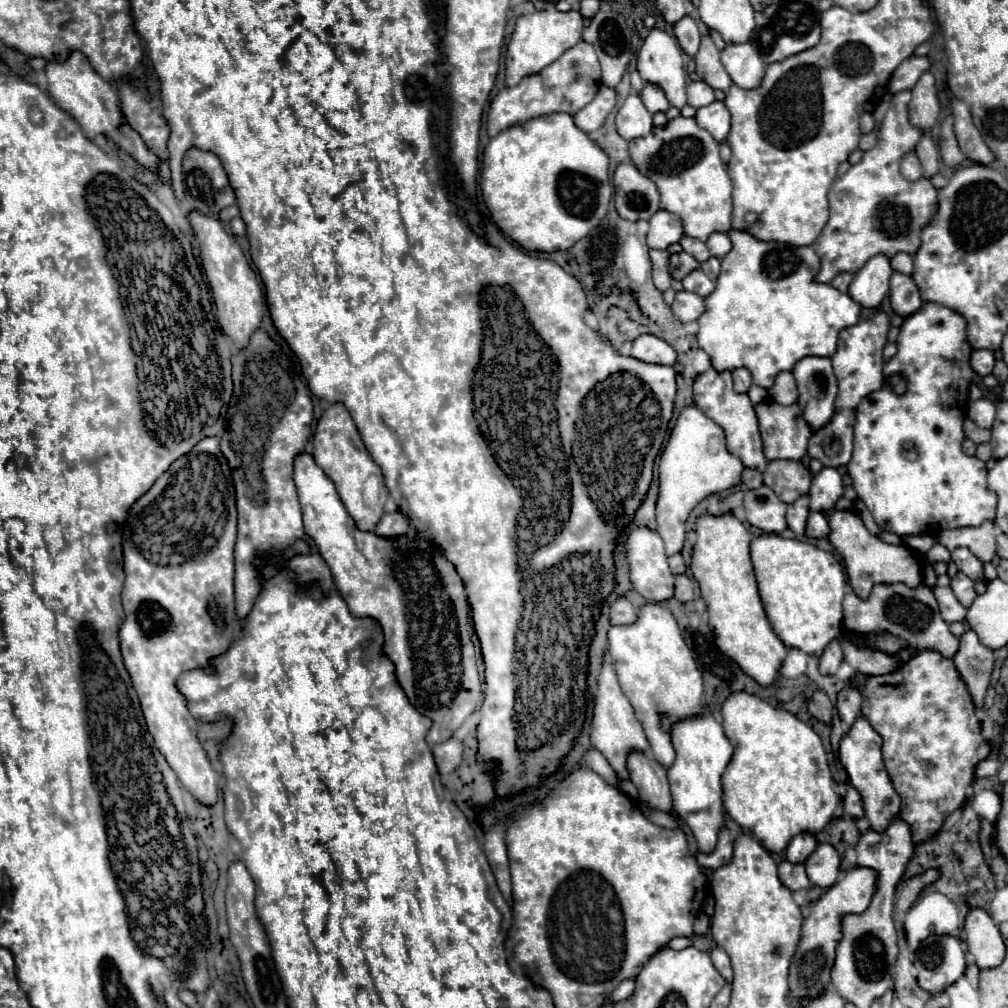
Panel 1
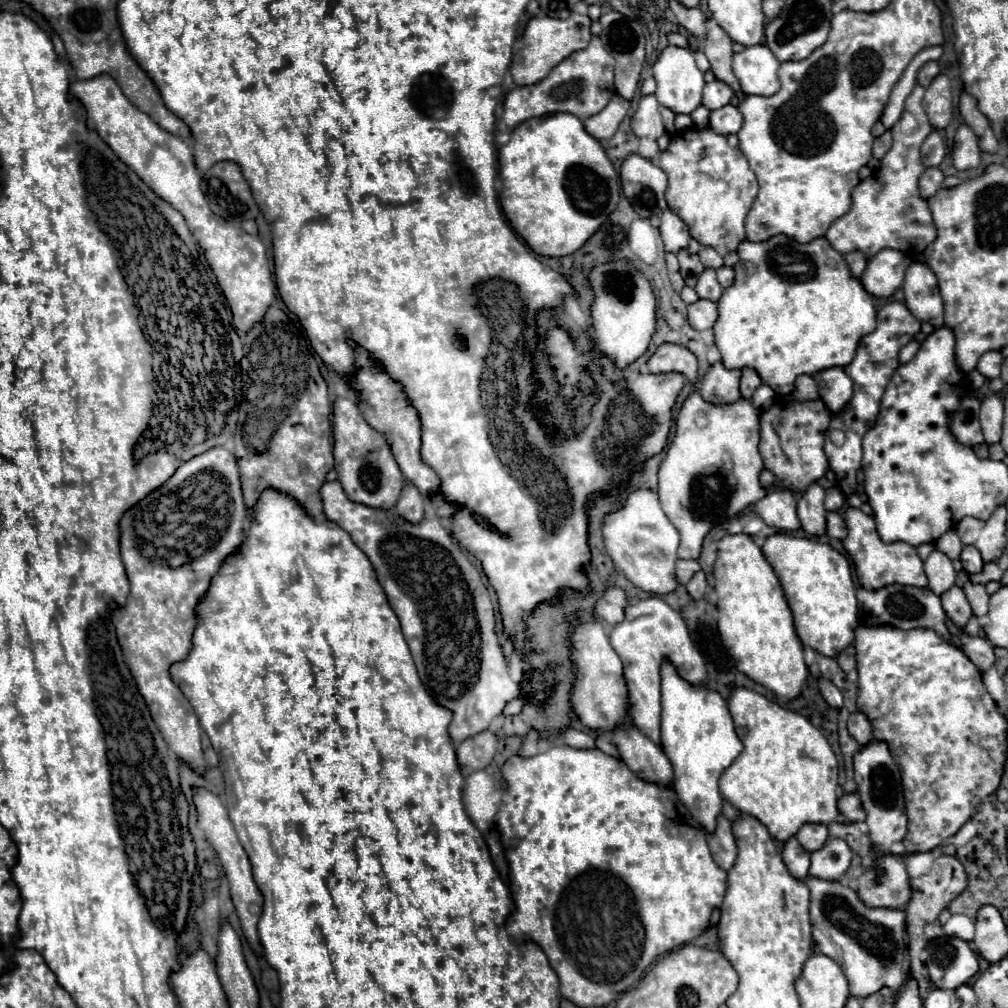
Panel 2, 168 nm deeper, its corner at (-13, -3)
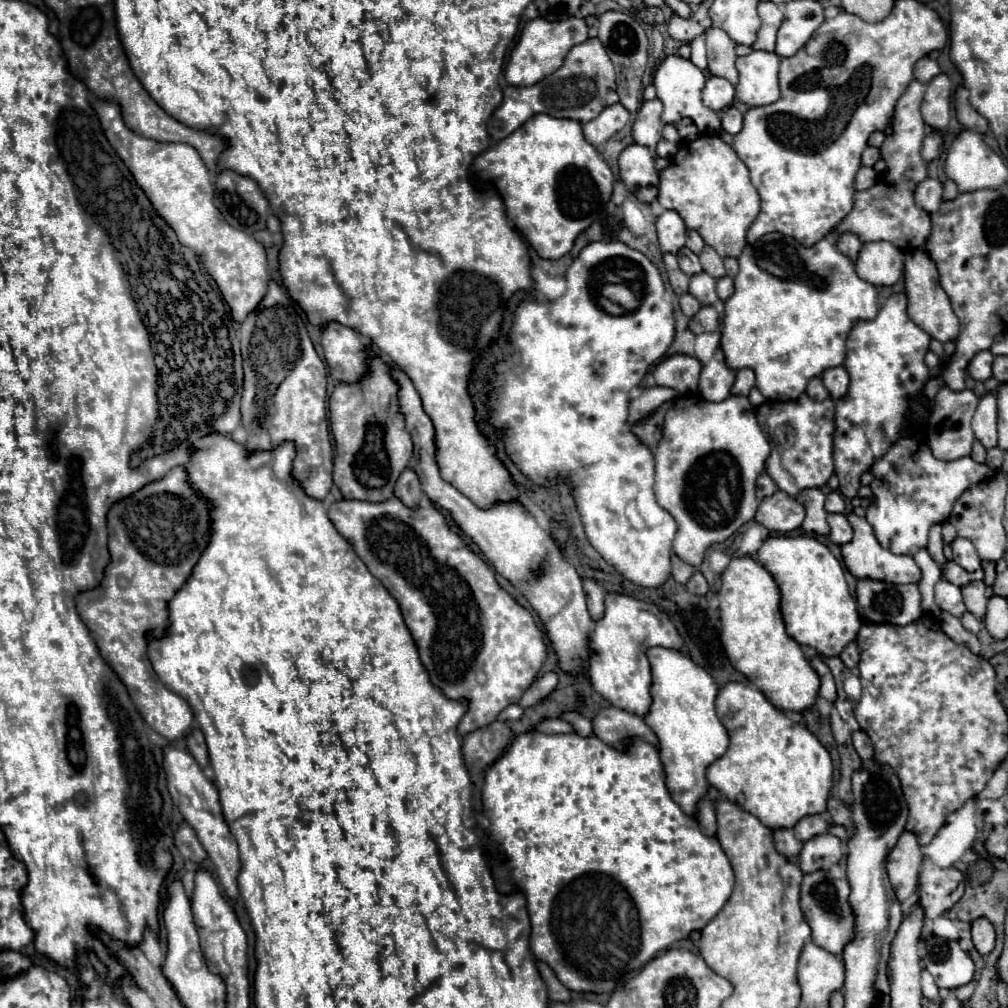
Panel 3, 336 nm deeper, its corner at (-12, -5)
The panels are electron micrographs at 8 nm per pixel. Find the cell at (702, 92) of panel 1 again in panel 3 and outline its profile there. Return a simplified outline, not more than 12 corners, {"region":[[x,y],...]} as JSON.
{"region":[[709,77],[703,103],[713,111],[727,109],[735,87],[721,77]]}

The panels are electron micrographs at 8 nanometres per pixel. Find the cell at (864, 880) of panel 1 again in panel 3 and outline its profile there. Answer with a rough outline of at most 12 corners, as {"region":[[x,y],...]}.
{"region":[[905,831],[887,857],[899,903],[915,893],[923,853]]}

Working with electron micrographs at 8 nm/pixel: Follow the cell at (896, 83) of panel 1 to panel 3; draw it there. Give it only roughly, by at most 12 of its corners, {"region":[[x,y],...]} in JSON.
{"region":[[923,57],[915,63],[915,79],[929,83],[939,73],[937,61]]}

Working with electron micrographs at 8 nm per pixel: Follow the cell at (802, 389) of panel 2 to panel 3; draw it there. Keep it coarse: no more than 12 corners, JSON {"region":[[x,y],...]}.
{"region":[[819,377],[807,383],[805,391],[813,401],[829,397]]}

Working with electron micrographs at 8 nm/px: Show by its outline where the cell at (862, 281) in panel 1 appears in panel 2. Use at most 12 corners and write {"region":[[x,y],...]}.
{"region":[[882,249],[868,259],[862,285],[890,297],[912,257]]}

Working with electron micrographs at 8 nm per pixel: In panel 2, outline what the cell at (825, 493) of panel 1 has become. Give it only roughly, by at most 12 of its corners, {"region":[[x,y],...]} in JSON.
{"region":[[838,487],[826,491],[826,511],[840,511],[846,497]]}

